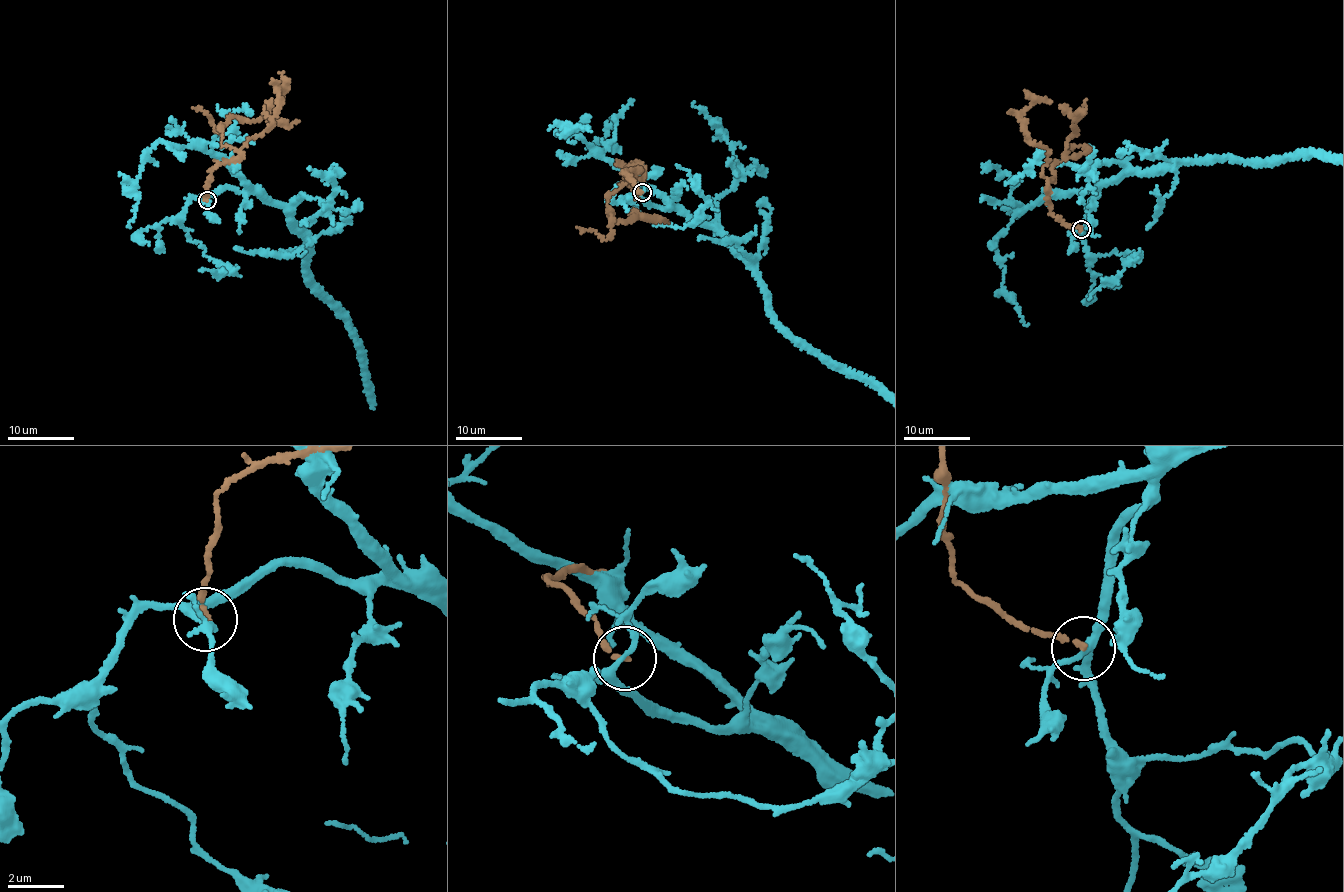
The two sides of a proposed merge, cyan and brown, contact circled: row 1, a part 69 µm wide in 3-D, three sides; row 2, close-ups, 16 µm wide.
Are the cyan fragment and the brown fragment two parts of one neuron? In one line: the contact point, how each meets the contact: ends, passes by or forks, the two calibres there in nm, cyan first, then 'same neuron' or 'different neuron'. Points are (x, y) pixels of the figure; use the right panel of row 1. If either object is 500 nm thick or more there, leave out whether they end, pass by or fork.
(1081, 229) | cyan forks | brown ends | 200/180 nm | different neuron

